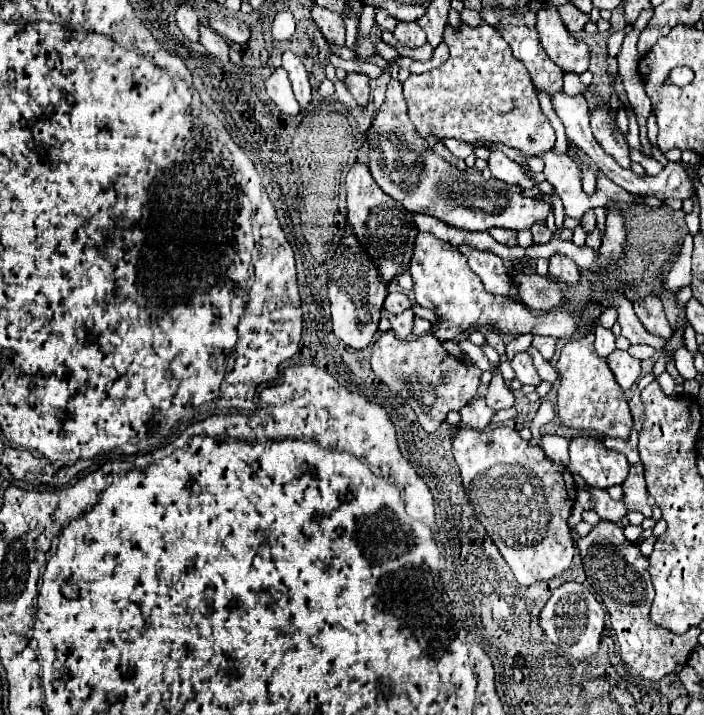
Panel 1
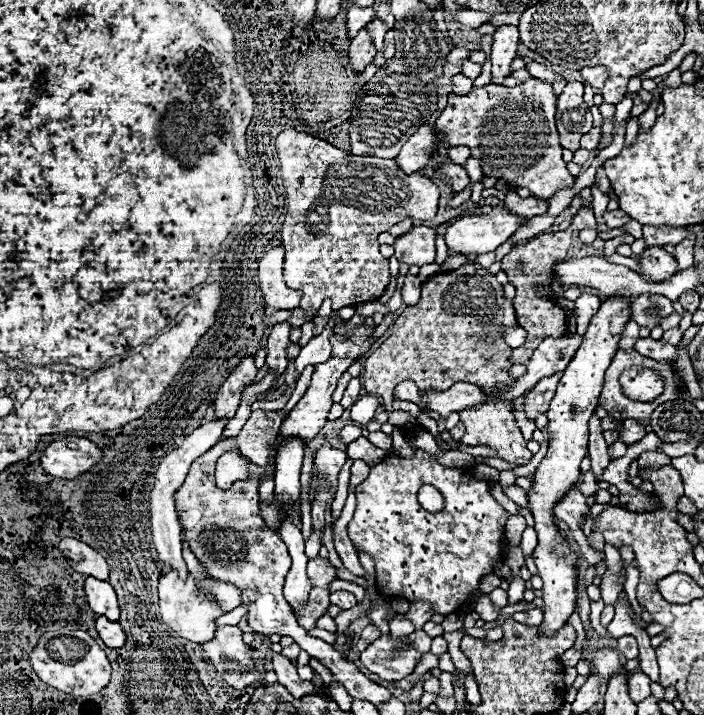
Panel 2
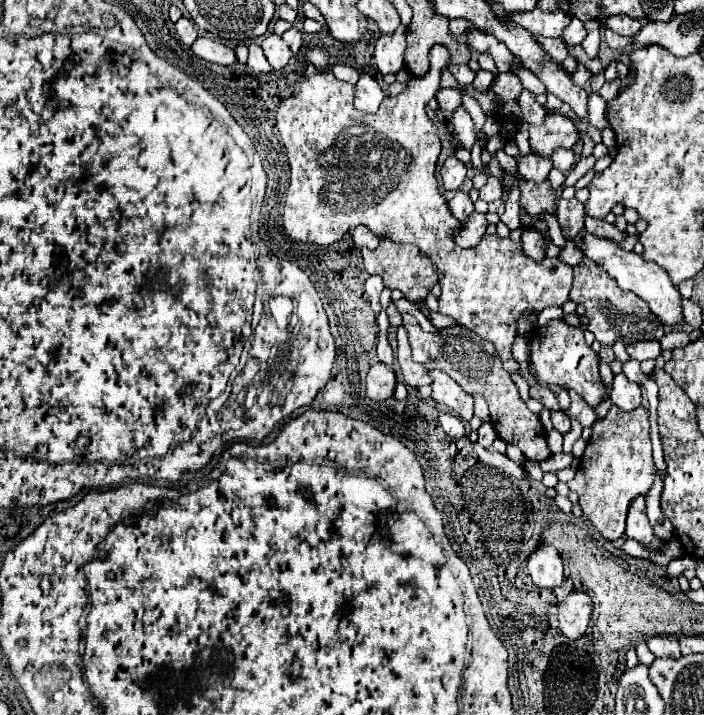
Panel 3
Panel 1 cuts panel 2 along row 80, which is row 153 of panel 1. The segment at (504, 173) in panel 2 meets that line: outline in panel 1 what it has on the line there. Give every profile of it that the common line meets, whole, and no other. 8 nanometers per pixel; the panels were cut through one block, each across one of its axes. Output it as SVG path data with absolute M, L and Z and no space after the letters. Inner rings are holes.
M462 24L458 32L448 26L444 40L450 48L448 62L426 74L412 74L404 82L408 116L418 134L422 138L436 136L438 140L456 138L484 148L504 144L526 156L552 150L556 142L554 128L540 110L528 70L512 56L502 34L488 24L478 28Z

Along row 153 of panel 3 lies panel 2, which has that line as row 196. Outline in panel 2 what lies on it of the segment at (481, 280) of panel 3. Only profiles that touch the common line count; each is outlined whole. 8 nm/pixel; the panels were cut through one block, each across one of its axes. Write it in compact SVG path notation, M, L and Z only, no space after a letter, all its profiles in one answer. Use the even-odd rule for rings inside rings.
M292 128L278 134L276 152L286 188L284 278L290 288L302 290L300 308L306 312L306 320L312 320L326 298L332 300L334 310L380 298L384 292L378 290L386 290L390 272L388 260L374 250L378 234L406 216L432 220L438 210L438 186L420 172L400 172L394 160L352 156Z

